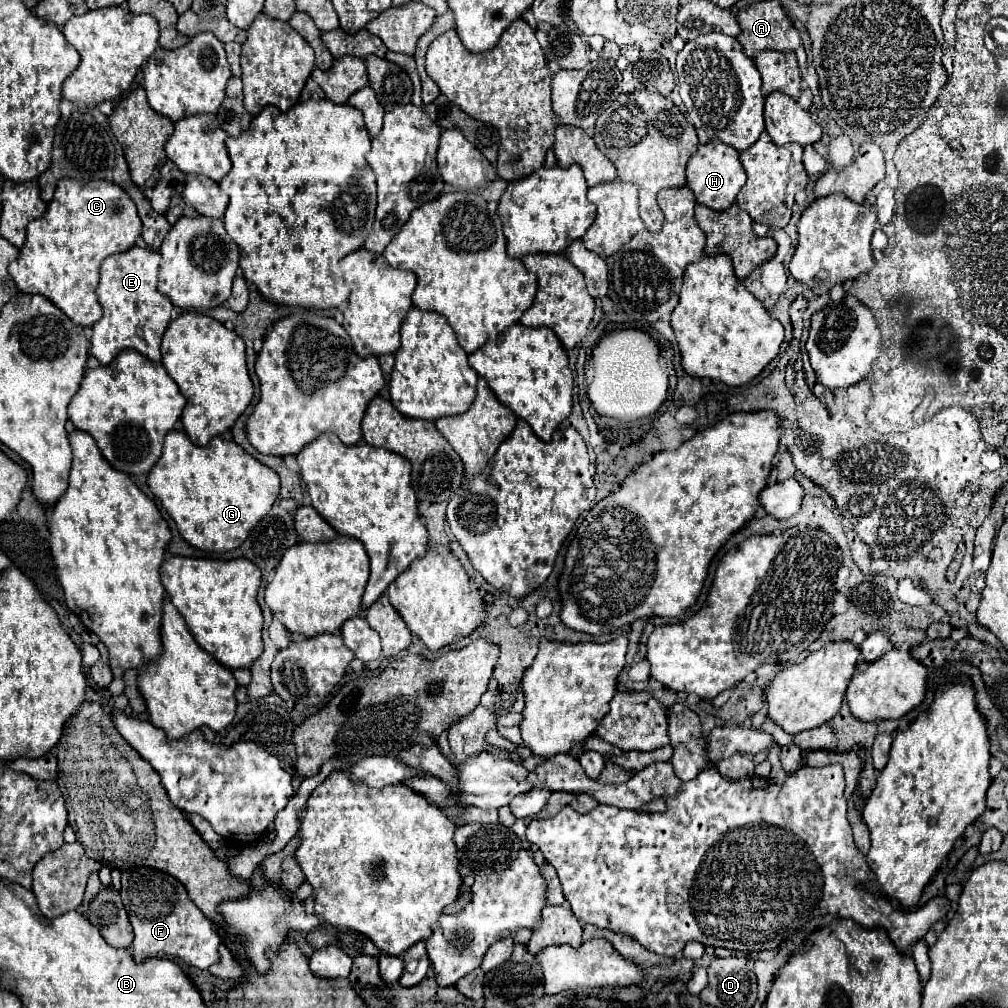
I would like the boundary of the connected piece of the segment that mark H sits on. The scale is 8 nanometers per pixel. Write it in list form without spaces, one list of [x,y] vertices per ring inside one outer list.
[[[711,139],[705,145],[699,145],[695,155],[687,163],[687,187],[691,187],[699,203],[715,211],[729,209],[735,203],[735,197],[743,185],[745,185],[745,171],[739,161],[739,151],[723,141]]]

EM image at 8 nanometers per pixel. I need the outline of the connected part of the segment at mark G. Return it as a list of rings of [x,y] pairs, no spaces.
[[[169,431],[165,435],[163,453],[155,463],[155,467],[149,471],[147,485],[153,497],[157,497],[159,503],[165,507],[165,511],[173,517],[181,537],[187,543],[203,551],[221,553],[239,547],[247,539],[249,531],[257,525],[257,521],[269,513],[279,493],[279,475],[273,469],[259,463],[249,453],[245,453],[235,441],[213,437],[209,445],[199,447],[193,445],[183,431]]]

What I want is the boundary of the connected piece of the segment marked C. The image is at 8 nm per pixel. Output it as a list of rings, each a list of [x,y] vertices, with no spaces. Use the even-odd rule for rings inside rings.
[[[61,179],[43,217],[29,221],[27,241],[9,275],[23,293],[37,293],[55,303],[73,323],[91,327],[101,309],[95,295],[99,265],[113,253],[127,251],[141,235],[141,221],[131,197],[109,181]]]

